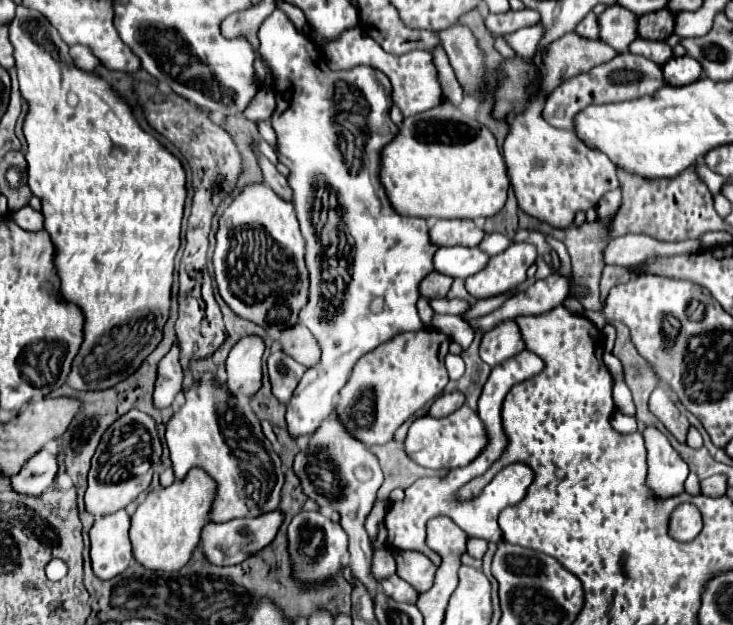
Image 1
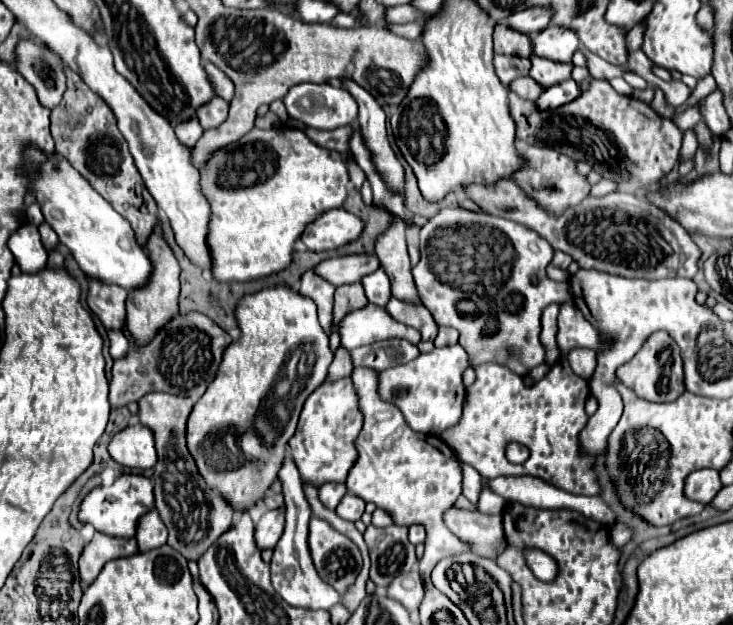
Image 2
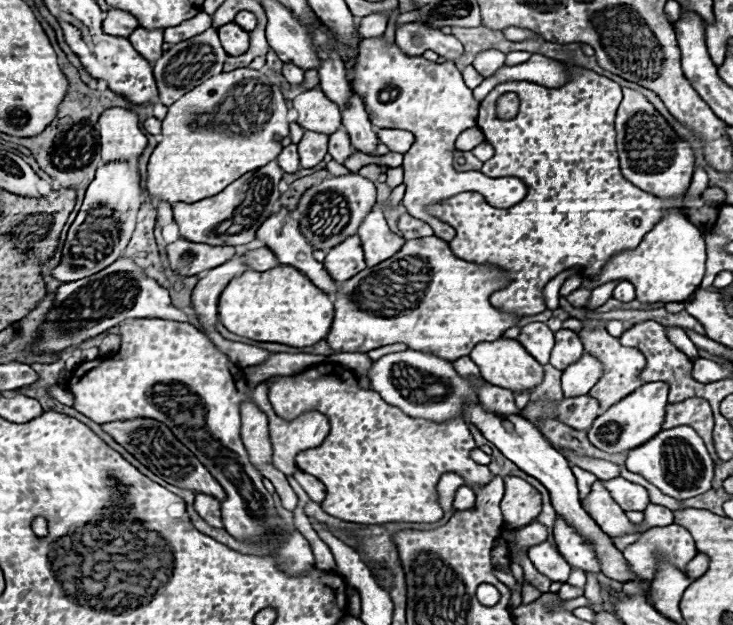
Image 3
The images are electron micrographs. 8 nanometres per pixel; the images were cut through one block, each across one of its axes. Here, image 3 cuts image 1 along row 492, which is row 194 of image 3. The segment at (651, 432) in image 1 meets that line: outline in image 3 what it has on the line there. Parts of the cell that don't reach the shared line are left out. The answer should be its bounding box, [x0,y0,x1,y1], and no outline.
[616,88,692,198]

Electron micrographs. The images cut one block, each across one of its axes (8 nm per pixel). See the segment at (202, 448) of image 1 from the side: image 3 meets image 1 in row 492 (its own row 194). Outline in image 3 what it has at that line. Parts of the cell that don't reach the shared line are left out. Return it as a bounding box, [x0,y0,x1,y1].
[172,162,282,246]

